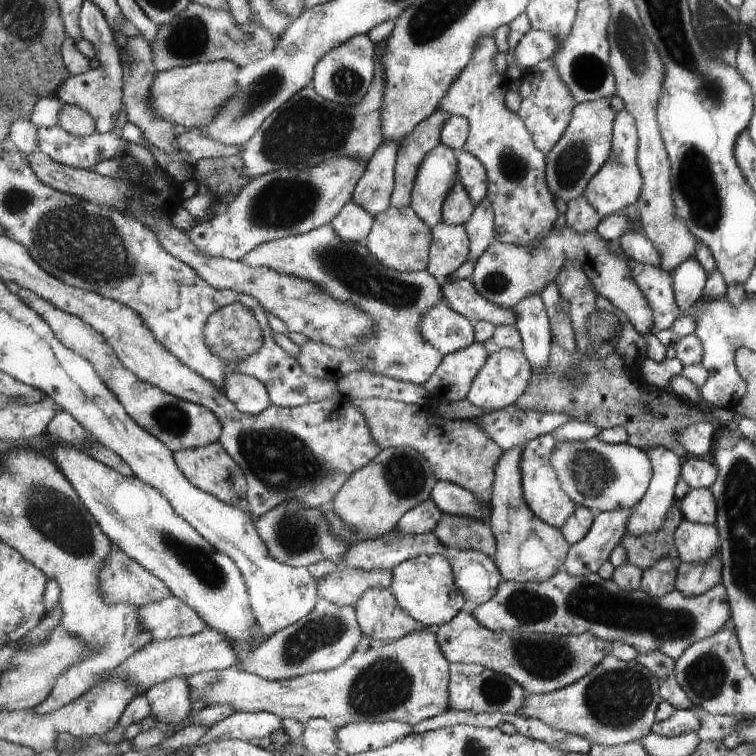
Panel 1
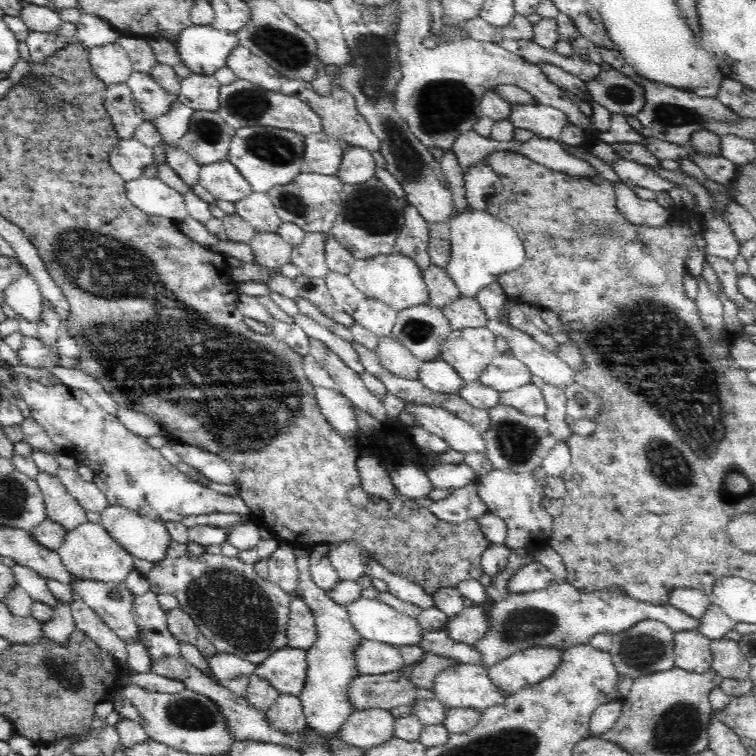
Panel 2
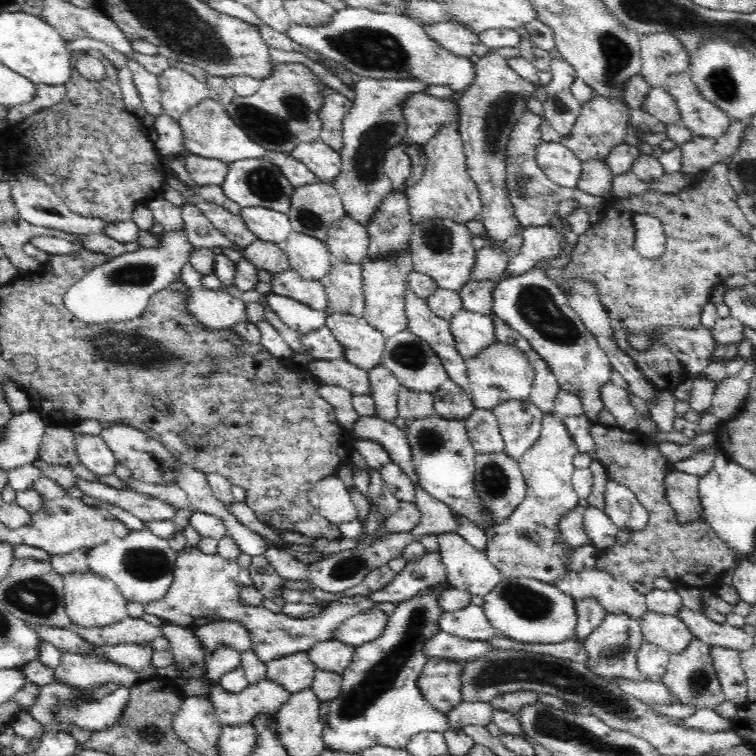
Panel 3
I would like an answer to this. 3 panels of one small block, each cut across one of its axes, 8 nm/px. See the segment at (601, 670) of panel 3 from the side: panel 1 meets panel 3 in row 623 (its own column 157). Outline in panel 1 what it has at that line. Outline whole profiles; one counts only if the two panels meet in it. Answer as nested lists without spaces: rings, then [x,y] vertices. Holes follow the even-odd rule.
[[[175,595],[137,608],[142,618],[139,626],[150,630],[155,641],[193,636],[208,629],[202,615]]]

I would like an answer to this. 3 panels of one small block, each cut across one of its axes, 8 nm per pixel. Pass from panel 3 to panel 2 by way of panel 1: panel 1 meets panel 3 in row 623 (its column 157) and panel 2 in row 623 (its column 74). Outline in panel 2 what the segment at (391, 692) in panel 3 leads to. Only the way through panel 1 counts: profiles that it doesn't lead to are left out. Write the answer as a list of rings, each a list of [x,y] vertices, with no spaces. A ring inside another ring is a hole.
[[[294,546],[299,566],[298,586],[295,596],[300,597],[312,610],[317,635],[314,644],[307,650],[307,671],[305,685],[299,694],[308,727],[314,727],[323,733],[334,733],[352,712],[347,702],[347,684],[358,675],[355,662],[351,658],[354,647],[364,639],[351,625],[346,607],[334,601],[325,590],[316,586],[309,571],[310,548]]]

